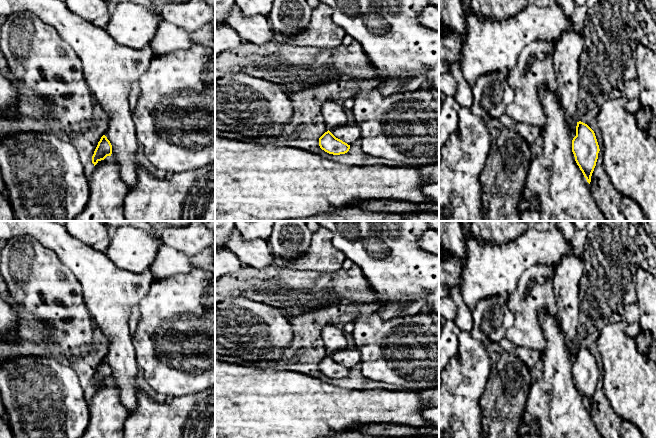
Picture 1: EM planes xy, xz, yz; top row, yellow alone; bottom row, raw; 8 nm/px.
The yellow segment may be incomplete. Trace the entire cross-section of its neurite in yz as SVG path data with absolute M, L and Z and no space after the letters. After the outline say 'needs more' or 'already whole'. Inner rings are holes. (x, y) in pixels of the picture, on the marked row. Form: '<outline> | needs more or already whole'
M581 121L577 122L576 136L572 140L572 152L577 165L589 184L599 151L594 131L587 124Z | already whole

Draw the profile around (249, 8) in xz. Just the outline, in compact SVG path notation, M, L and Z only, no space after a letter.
M235 0L245 16L263 15L268 16L274 0Z

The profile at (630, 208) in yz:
M623 197L621 211L623 212L626 221L648 221L641 211L639 204L629 197Z

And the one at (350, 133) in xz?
M348 123L345 126L334 127L329 131L336 138L342 140L350 146L359 143L361 138L360 128L356 123Z

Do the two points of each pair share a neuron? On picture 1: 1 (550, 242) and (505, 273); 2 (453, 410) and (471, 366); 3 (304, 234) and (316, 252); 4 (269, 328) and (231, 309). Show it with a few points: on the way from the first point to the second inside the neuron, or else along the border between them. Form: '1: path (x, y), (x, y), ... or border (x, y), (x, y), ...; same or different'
1: path (539, 247), (532, 247), (516, 262); same
2: path (458, 399), (465, 377); same
3: border (312, 233), (309, 246), (300, 255), (292, 258); different
4: path (260, 328), (250, 328), (240, 318); same

